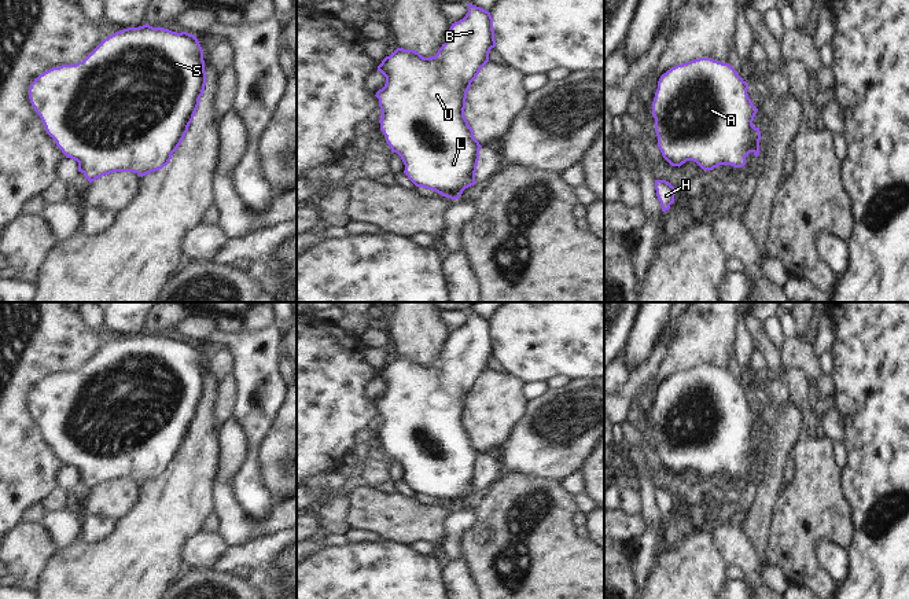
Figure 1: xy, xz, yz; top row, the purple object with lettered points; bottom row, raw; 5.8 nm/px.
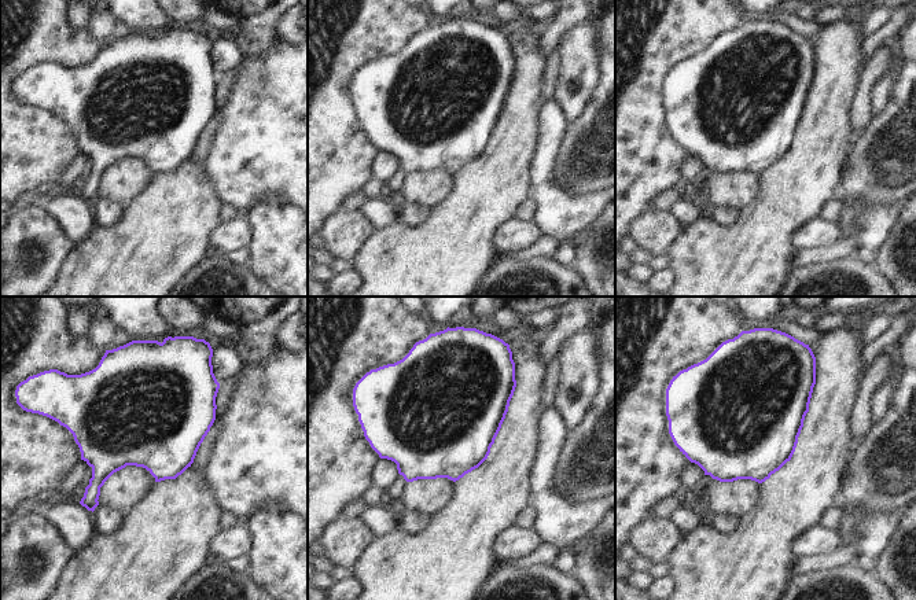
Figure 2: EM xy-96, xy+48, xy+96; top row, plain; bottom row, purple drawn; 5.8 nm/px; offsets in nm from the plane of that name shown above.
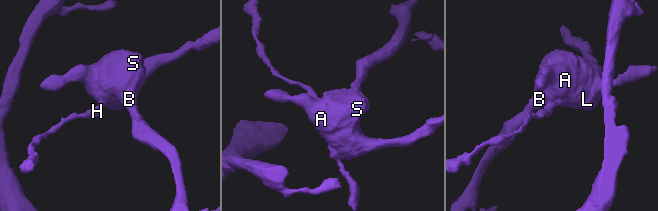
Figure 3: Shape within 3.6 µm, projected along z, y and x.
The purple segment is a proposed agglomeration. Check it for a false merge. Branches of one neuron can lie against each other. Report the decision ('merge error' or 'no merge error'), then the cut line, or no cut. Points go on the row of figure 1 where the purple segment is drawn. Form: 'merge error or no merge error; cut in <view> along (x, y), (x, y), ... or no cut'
no merge error; no cut

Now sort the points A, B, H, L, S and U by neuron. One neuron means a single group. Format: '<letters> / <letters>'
A B H L S U

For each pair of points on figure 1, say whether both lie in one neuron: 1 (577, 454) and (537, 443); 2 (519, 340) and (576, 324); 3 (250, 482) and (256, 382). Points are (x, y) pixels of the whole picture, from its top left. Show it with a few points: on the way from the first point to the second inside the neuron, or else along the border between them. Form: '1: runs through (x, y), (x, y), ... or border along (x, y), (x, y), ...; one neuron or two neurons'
1: runs through (567, 448), (549, 447), (547, 444); one neuron
2: runs through (533, 340), (551, 324), (562, 324); one neuron
3: runs through (253, 458), (260, 407); one neuron

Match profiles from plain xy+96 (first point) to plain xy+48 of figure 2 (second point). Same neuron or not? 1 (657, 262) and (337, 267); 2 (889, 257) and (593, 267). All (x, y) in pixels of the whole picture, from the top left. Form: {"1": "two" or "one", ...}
{"1": "one", "2": "one"}

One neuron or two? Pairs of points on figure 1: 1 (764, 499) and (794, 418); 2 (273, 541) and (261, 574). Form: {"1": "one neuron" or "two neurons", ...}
{"1": "one neuron", "2": "two neurons"}

